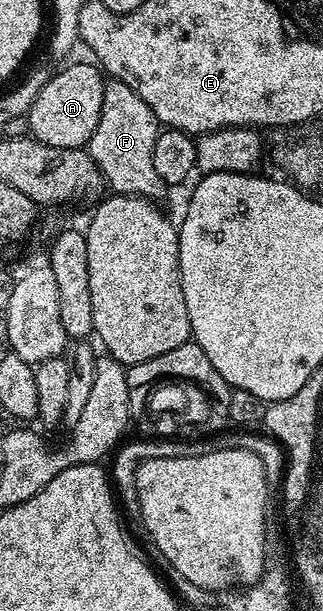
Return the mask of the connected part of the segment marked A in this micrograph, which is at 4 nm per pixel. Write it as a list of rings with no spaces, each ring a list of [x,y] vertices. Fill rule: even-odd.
[[[92,61],[89,62],[73,62],[66,70],[54,73],[49,83],[39,92],[39,96],[35,96],[28,112],[32,137],[38,138],[43,144],[51,144],[51,148],[80,150],[88,147],[91,136],[99,124],[99,116],[103,112],[103,92],[106,83],[102,71]]]

